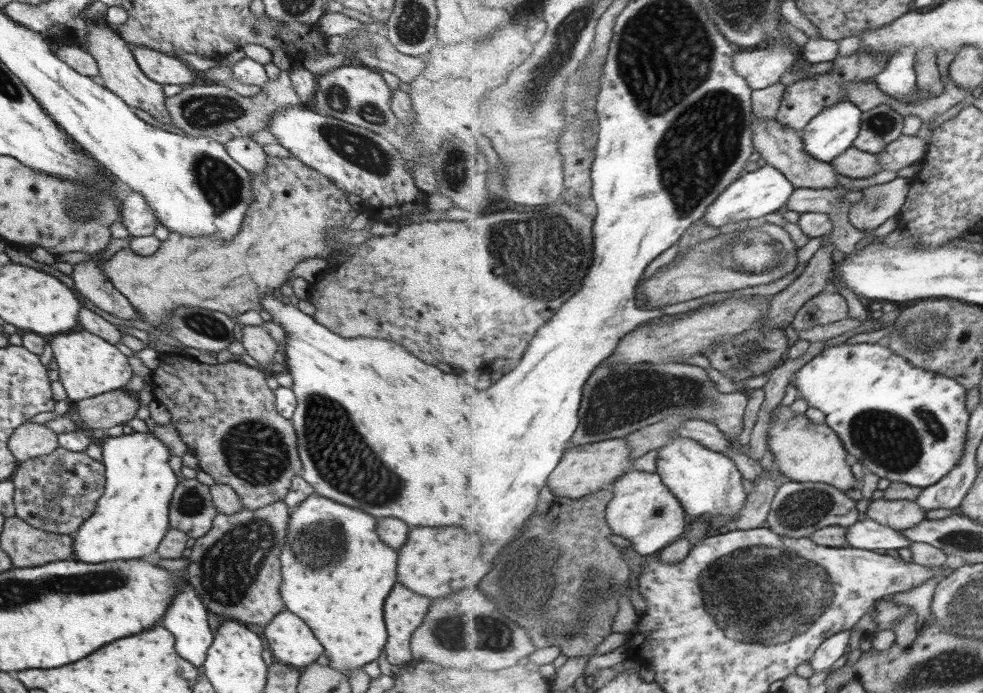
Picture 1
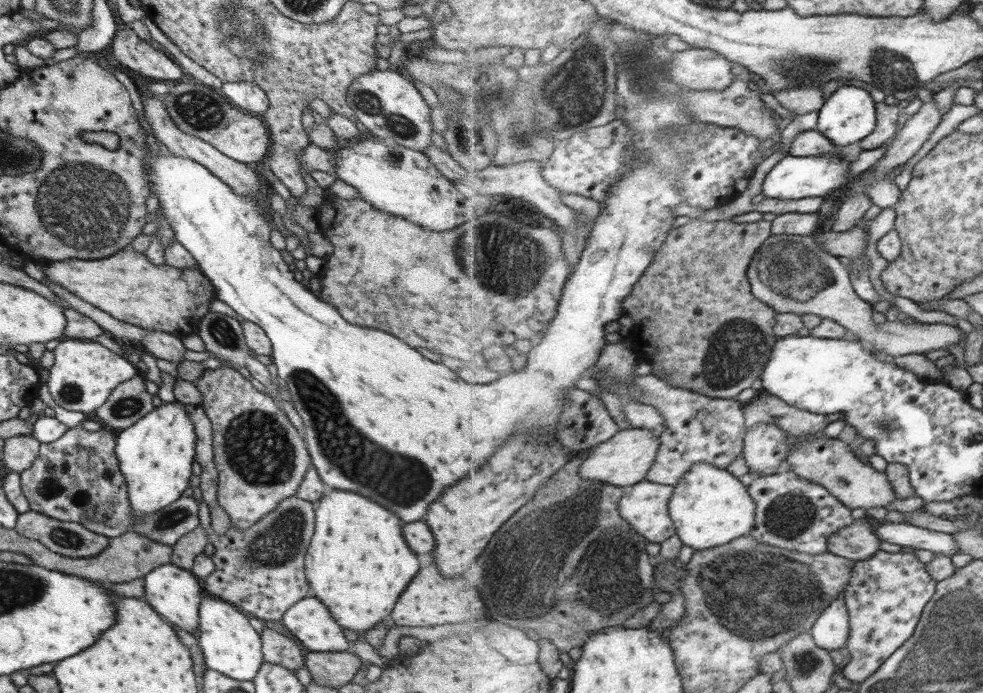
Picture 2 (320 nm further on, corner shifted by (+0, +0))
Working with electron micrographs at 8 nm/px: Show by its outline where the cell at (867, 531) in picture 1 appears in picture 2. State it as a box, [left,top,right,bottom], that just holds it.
[876,522,960,557]

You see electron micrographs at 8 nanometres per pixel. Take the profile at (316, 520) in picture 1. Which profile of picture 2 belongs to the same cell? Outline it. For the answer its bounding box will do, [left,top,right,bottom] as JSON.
[305,488,420,636]

